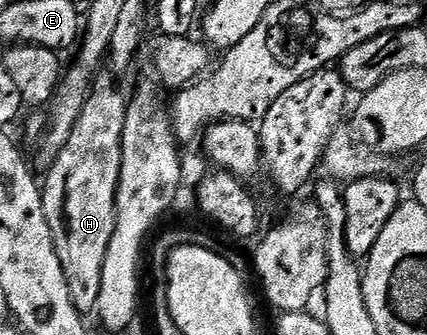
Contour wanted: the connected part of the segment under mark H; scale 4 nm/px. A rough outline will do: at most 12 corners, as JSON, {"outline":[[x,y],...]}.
{"outline":[[95,76],[41,181],[68,294],[100,298],[127,93]]}

